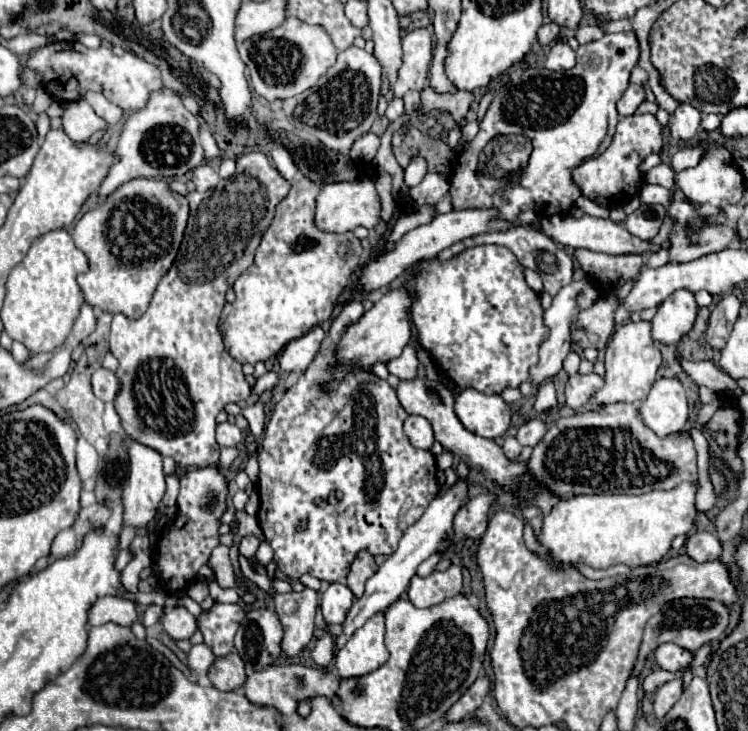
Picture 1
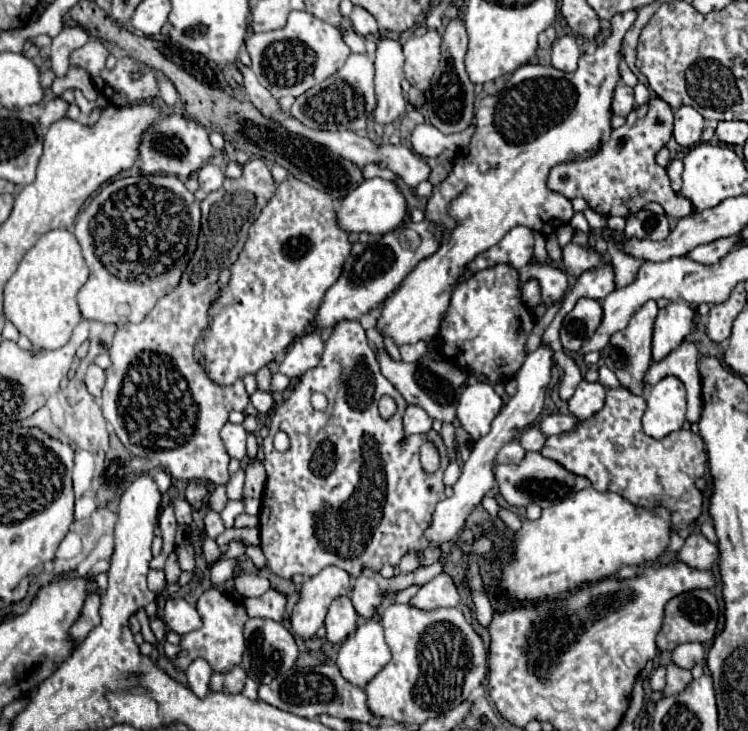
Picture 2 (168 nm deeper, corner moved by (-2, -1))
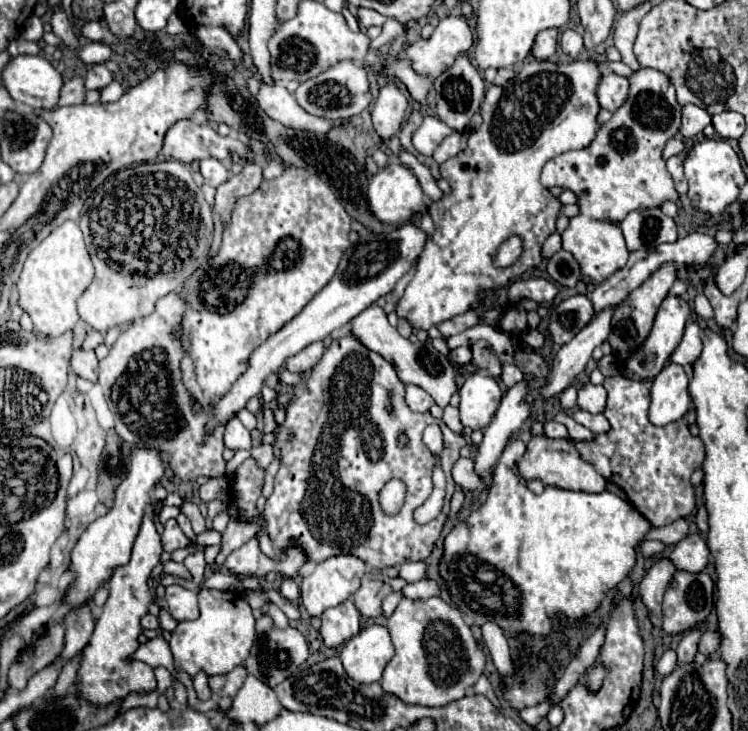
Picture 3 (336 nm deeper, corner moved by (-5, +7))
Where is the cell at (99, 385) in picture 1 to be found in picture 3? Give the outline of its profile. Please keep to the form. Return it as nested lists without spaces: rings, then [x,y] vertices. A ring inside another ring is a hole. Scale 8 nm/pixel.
[[[83,349],[75,351],[73,357],[71,357],[71,369],[79,377],[95,383],[97,381],[97,373],[99,373],[99,359],[97,359],[95,351],[83,351]]]

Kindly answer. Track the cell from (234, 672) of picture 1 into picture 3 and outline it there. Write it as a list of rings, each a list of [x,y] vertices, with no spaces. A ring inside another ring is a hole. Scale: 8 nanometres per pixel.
[[[239,665],[239,667],[235,667],[233,671],[229,671],[225,675],[209,677],[209,687],[219,697],[233,697],[241,689],[245,677],[247,677],[247,669],[243,665]]]

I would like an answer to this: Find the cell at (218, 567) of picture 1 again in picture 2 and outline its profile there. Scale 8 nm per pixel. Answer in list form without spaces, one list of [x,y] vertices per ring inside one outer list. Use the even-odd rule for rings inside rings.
[[[204,535],[204,541],[202,541],[202,553],[204,553],[204,559],[206,559],[208,563],[216,561],[216,559],[218,559],[218,555],[220,555],[218,545],[216,545],[216,543],[214,543],[214,539],[210,539],[208,535]]]

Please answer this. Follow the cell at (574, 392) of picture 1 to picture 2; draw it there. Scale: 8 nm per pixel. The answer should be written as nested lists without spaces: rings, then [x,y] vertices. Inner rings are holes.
[[[582,381],[576,389],[576,393],[572,395],[572,399],[568,401],[570,413],[574,417],[578,417],[580,421],[590,419],[604,407],[604,393],[606,393],[606,389],[600,383]]]

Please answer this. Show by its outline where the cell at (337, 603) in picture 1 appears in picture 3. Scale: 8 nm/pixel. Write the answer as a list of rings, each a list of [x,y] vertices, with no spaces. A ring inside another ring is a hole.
[[[353,599],[343,601],[337,607],[329,607],[321,615],[321,635],[327,647],[337,647],[357,635],[361,629],[361,613],[355,607]]]

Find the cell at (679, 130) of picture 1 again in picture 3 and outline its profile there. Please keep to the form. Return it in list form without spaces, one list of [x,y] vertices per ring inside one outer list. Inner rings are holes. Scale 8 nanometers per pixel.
[[[685,105],[683,107],[683,123],[681,123],[681,135],[683,137],[695,137],[711,123],[711,115],[697,107],[697,105]]]

